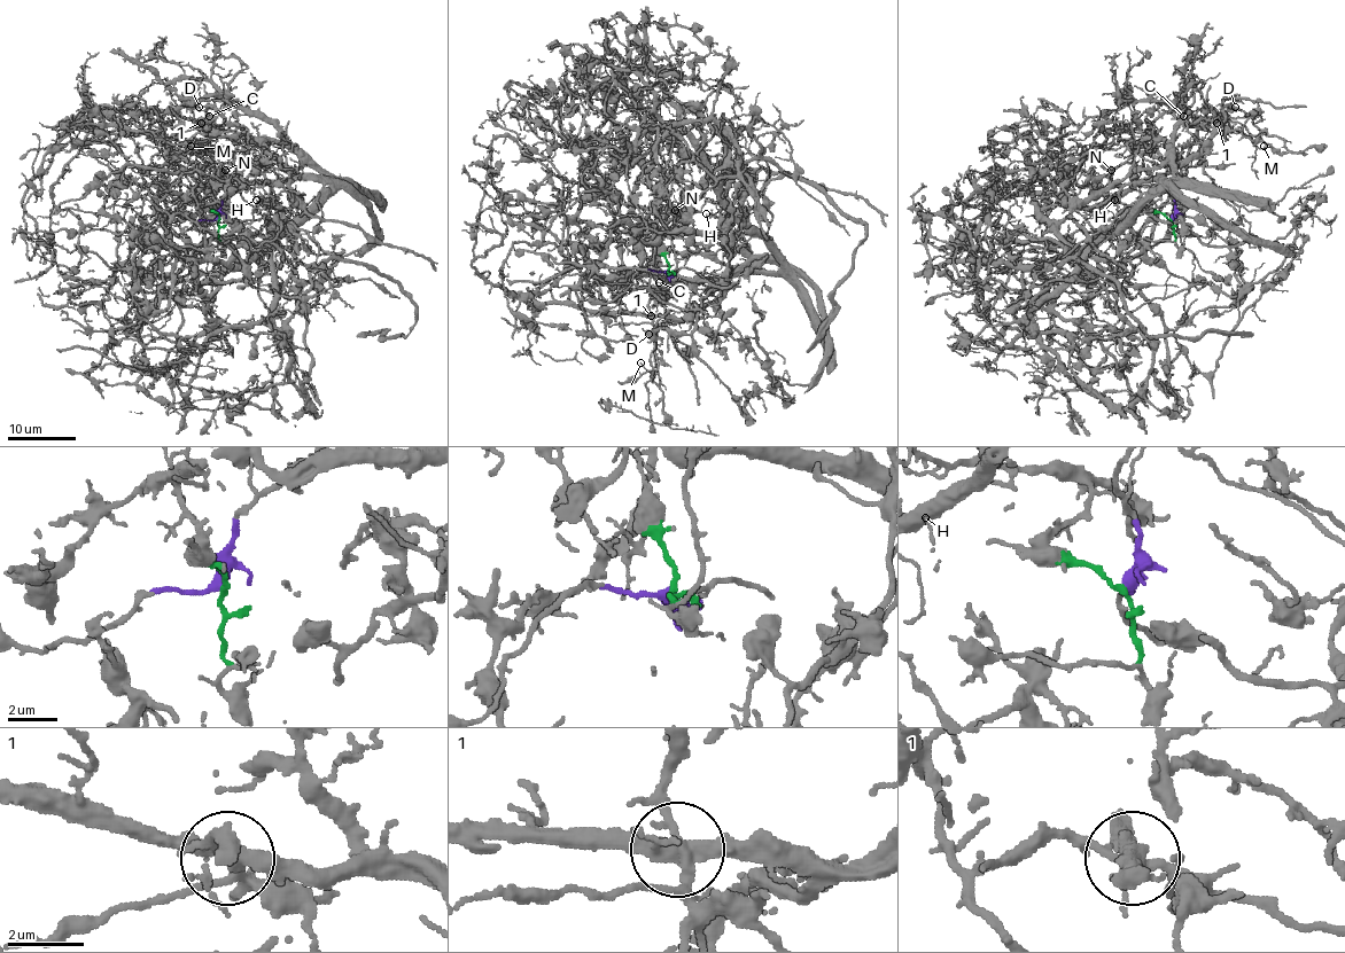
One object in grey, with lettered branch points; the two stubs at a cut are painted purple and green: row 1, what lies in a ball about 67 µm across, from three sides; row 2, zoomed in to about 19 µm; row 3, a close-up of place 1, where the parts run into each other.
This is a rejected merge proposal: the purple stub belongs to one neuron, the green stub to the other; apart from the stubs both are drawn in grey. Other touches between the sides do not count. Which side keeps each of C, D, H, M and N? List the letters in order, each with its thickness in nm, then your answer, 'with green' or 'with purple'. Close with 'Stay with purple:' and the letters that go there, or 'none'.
C: calibre 90 nm; with green
D: calibre 120 nm; with purple
H: calibre 90 nm; with purple
M: calibre 140 nm; with green
N: calibre 130 nm; with green
Stay with purple: D, H

